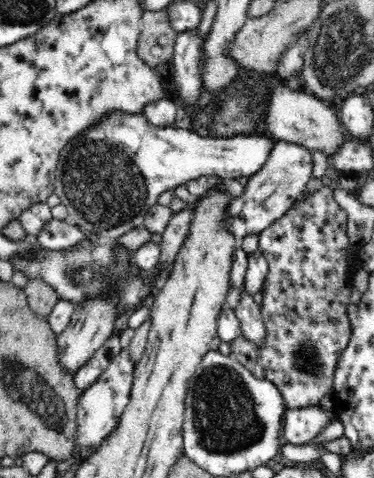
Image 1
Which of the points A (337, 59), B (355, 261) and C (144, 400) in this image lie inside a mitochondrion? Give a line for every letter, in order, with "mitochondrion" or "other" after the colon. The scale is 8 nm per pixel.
A: mitochondrion
B: other
C: other

